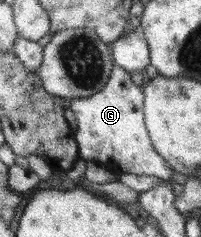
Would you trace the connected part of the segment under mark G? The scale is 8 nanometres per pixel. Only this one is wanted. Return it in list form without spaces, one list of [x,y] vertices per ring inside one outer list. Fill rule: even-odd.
[[[116,64],[100,91],[89,98],[72,99],[71,109],[78,122],[78,130],[73,137],[79,158],[106,164],[114,172],[145,174],[169,181],[173,168],[152,146],[144,120],[144,100],[142,86],[137,86],[130,73]]]

